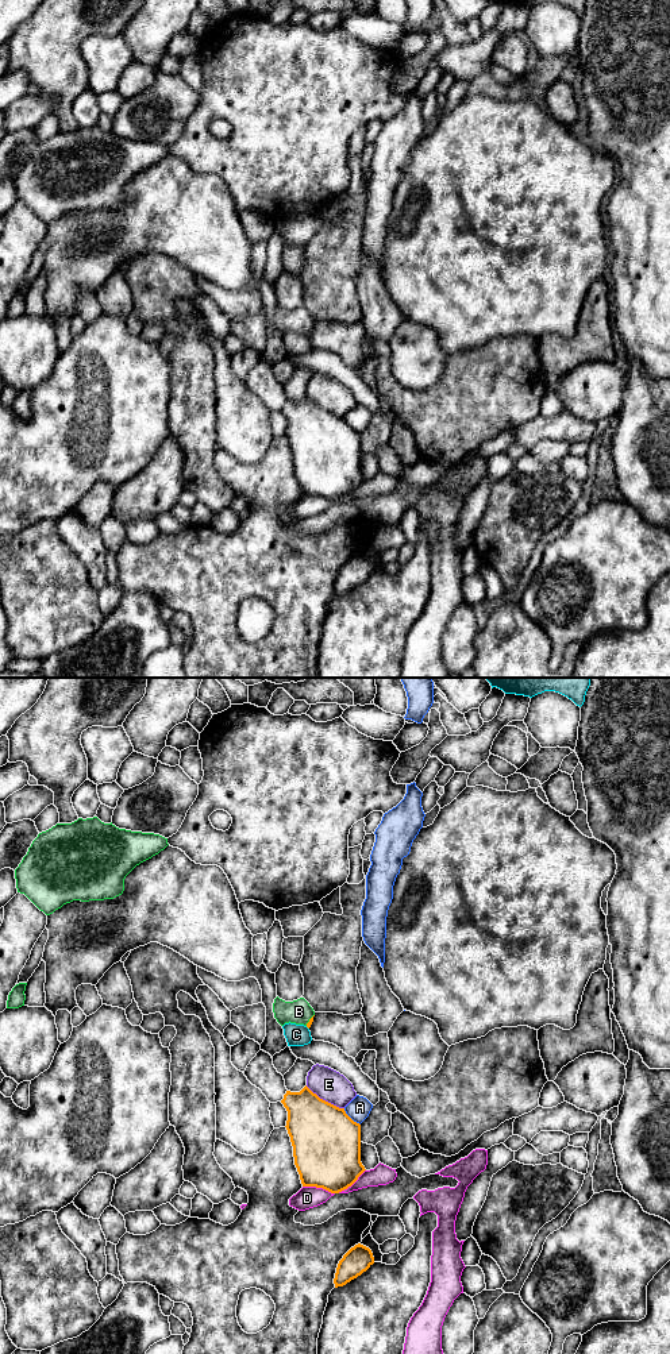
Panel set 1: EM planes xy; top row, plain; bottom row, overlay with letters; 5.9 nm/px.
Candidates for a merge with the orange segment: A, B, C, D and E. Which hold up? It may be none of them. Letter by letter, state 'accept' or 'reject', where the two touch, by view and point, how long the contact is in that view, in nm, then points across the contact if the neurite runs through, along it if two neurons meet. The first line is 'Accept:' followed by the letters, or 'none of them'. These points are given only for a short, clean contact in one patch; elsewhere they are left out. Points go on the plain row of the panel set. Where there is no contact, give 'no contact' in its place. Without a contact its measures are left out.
Accept: B
A: reject; contact xy (350, 427); length 140 nm
B: accept; contact xy (310, 328); length 90 nm; way xy (308, 334), (310, 328), (299, 320)
C: reject; no contact
D: reject; contact xy (319, 496); length 200 nm
E: reject; contact xy (324, 409); length 280 nm

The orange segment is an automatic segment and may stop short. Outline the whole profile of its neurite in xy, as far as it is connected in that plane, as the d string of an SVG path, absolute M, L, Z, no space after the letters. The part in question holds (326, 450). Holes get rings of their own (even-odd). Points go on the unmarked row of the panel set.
M307 394L300 401L286 400L281 412L288 420L285 436L303 495L323 497L331 502L351 495L366 479L361 471L361 433L344 417L320 408Z

